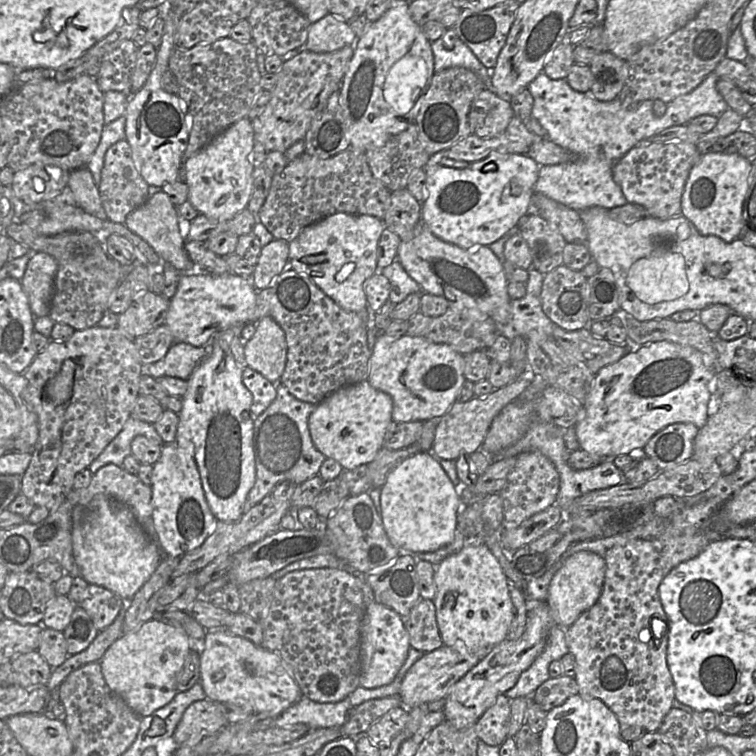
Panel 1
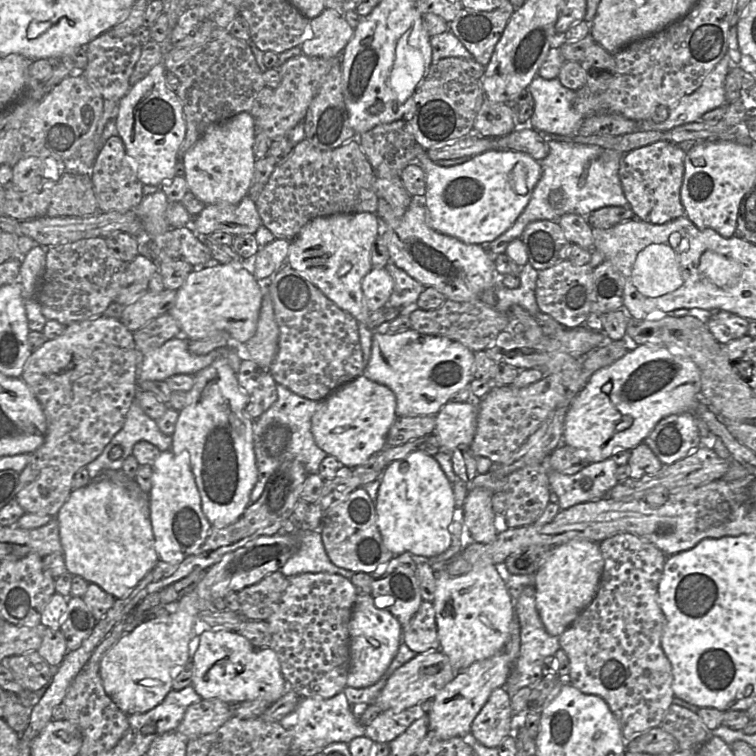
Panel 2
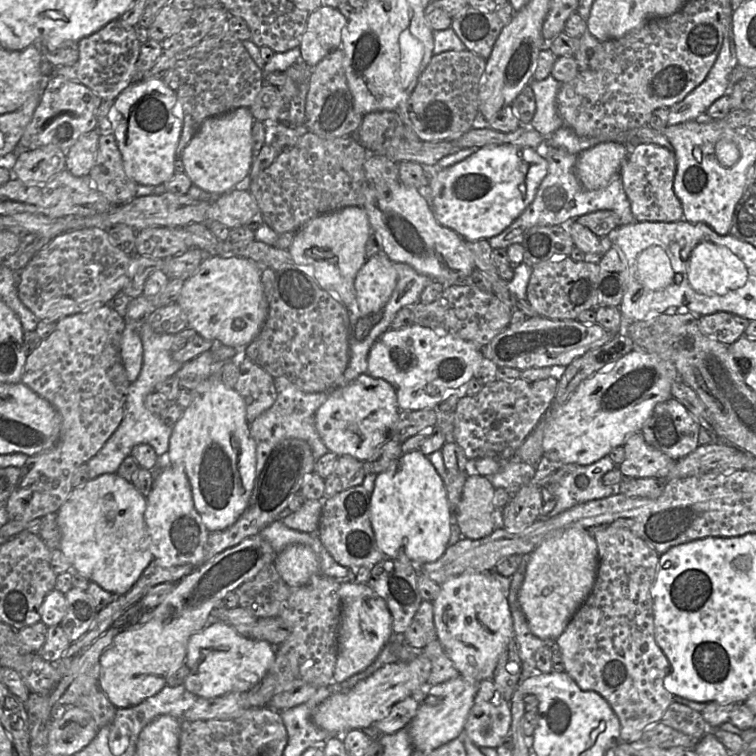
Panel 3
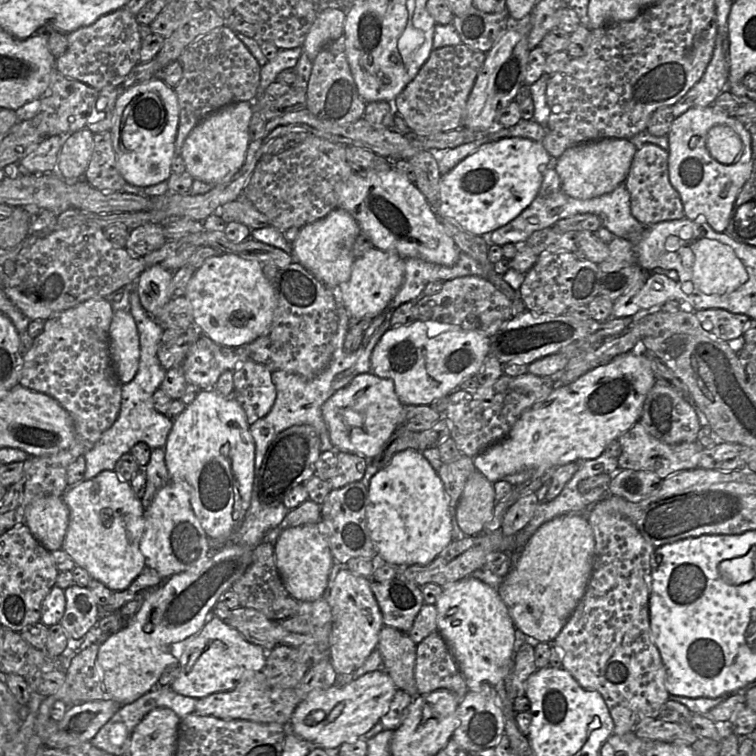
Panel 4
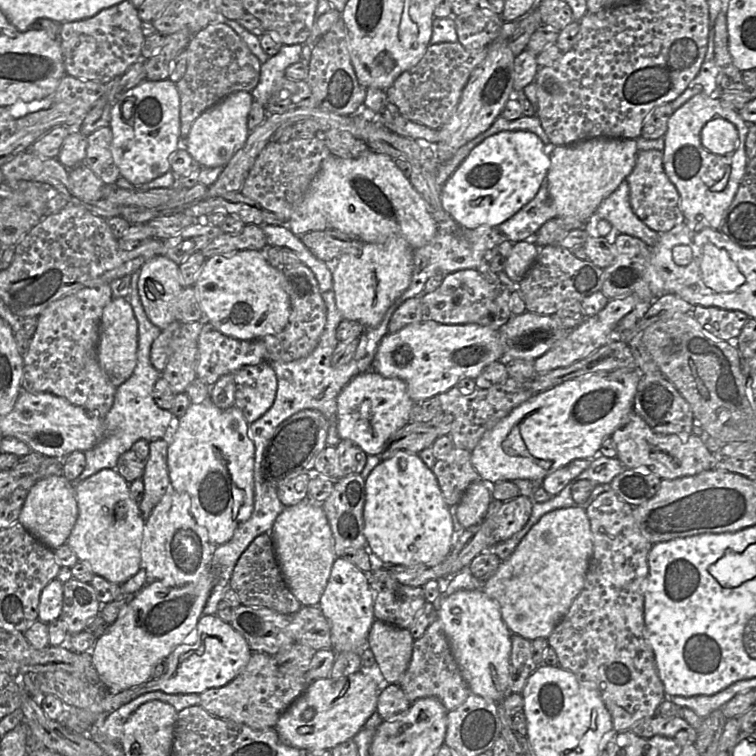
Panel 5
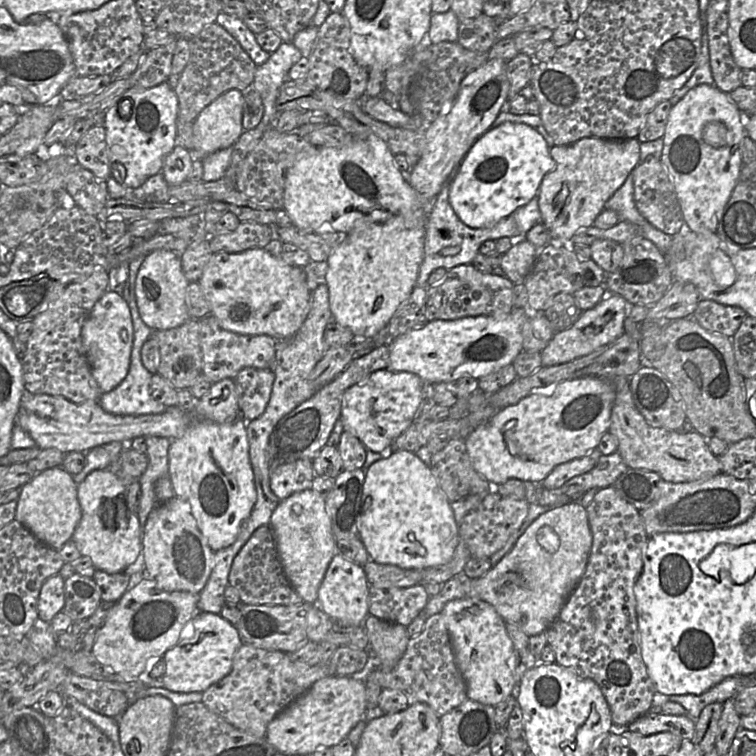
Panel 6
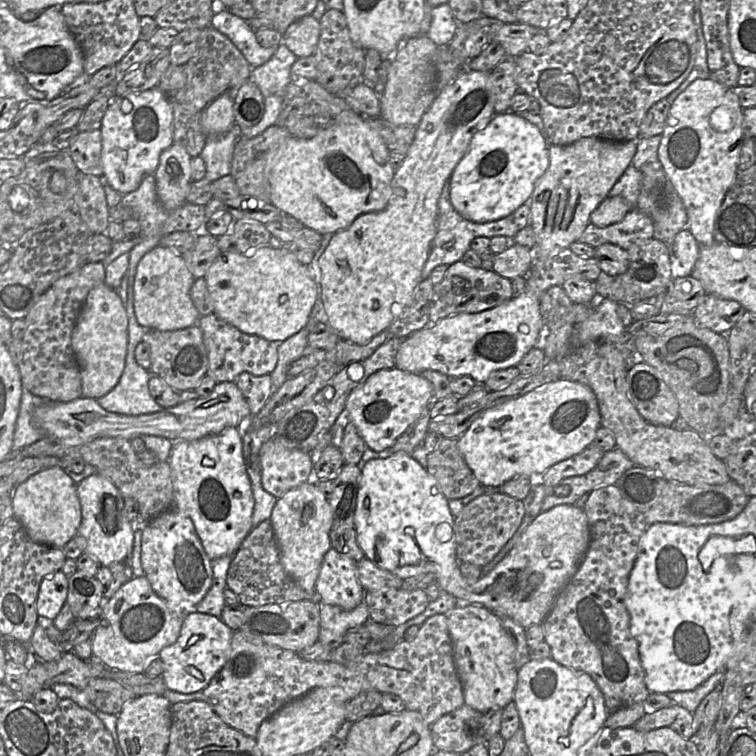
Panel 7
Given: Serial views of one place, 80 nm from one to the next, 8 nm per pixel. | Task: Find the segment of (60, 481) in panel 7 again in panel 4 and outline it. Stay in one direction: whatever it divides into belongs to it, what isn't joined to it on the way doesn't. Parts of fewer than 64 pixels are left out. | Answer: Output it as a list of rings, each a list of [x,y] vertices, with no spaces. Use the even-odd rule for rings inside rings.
[[[63,497],[36,498],[26,507],[23,524],[48,551],[62,549],[69,525],[68,506]]]

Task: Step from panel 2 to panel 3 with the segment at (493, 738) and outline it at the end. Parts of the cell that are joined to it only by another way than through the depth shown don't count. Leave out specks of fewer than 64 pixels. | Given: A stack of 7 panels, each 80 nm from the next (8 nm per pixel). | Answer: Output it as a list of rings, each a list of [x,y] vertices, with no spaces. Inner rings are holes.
[[[493,680],[480,682],[463,733],[478,748],[496,749],[510,730],[511,702],[504,699]]]

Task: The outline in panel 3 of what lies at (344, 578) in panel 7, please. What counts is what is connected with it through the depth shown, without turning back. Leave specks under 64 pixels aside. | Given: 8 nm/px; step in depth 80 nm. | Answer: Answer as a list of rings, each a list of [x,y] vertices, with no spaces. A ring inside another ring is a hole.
[[[340,580],[341,618],[338,629],[338,653],[334,681],[341,683],[366,669],[390,641],[392,616],[384,599],[367,584]]]

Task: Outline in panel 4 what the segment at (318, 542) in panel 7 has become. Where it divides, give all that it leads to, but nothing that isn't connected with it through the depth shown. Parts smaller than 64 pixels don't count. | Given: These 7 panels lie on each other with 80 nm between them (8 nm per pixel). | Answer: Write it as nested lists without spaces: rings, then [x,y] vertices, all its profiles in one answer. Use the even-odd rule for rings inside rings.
[[[318,524],[284,528],[274,548],[279,574],[292,597],[298,602],[312,602],[326,596],[331,569],[336,562]]]

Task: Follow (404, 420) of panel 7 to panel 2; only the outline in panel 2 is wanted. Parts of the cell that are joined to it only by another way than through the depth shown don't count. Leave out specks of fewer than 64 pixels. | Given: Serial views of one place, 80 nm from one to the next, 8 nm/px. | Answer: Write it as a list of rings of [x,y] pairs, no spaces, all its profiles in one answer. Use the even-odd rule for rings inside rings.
[[[360,375],[319,401],[319,406],[311,418],[311,431],[319,448],[336,457],[343,465],[355,468],[386,447],[386,438],[396,417],[396,397],[393,391]]]

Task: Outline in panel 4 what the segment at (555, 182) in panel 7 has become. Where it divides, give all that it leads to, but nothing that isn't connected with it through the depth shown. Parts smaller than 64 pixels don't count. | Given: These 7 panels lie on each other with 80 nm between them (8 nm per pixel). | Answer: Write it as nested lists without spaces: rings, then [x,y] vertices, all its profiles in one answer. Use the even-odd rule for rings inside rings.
[[[603,138],[573,145],[555,163],[562,189],[570,197],[580,200],[612,192],[625,182],[636,151],[637,147],[625,138]]]

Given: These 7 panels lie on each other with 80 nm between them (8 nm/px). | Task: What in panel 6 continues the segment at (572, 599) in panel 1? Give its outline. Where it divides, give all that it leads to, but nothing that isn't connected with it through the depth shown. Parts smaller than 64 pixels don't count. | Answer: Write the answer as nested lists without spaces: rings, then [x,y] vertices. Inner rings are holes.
[[[570,502],[567,504],[552,507],[547,512],[541,514],[536,518],[525,530],[525,532],[519,537],[514,547],[496,564],[494,565],[484,576],[477,579],[470,579],[462,572],[454,577],[460,577],[460,580],[465,584],[467,590],[467,597],[476,598],[485,601],[492,605],[496,612],[501,616],[505,623],[512,623],[522,630],[528,637],[546,632],[548,627],[554,622],[559,615],[562,607],[567,601],[569,595],[574,590],[575,586],[579,582],[583,575],[589,554],[592,546],[592,533],[589,526],[588,515],[586,508],[580,505],[578,502]]]

